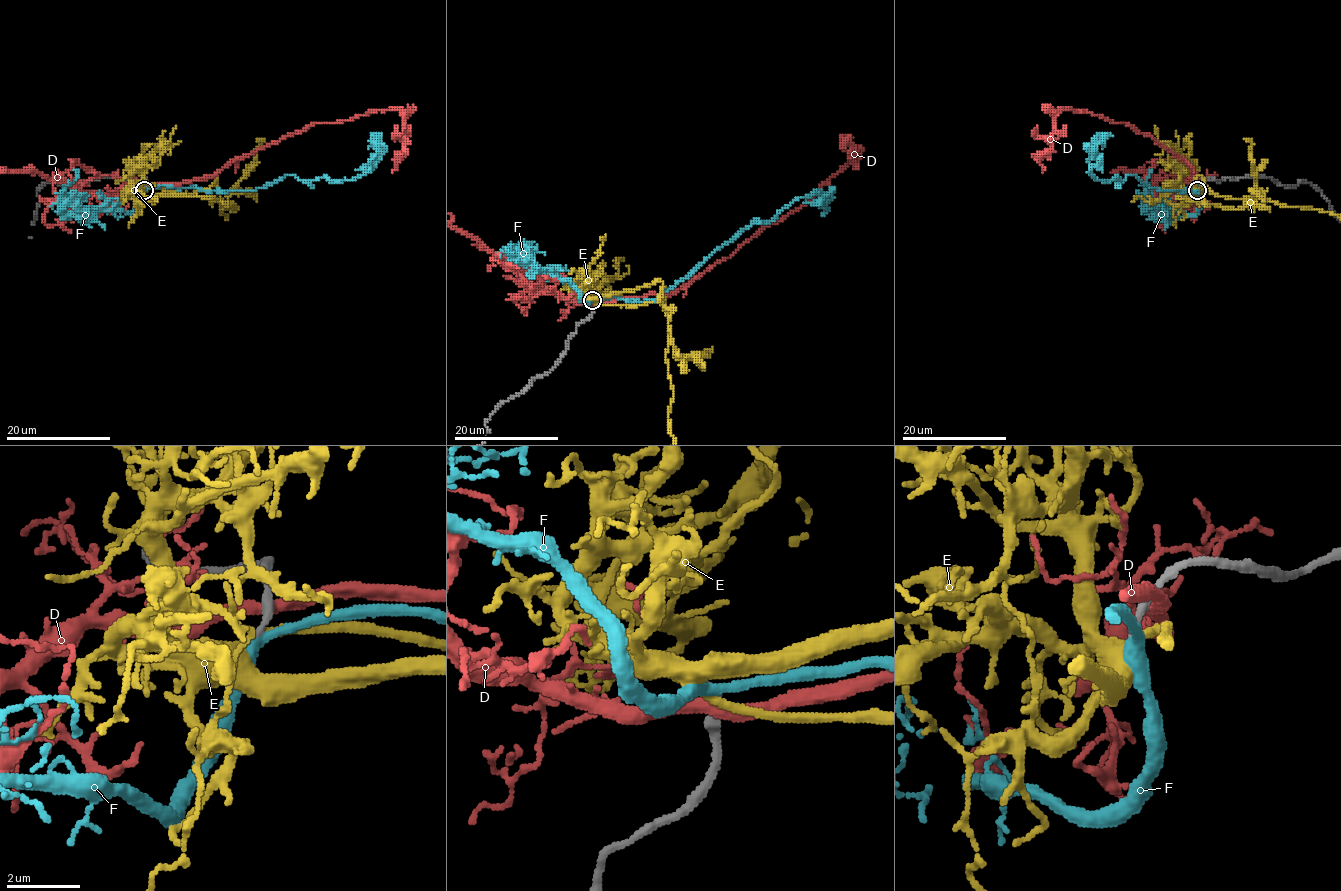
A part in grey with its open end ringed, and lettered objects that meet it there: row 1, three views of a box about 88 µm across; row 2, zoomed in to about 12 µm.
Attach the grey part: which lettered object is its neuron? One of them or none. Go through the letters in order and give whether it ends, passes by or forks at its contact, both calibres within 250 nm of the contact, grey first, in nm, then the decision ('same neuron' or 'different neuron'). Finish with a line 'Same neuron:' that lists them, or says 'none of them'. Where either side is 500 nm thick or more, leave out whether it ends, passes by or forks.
D: it passes by; calibres 280 and 360 nm; different neuron
E: it passes by; calibres 220 and 280 nm; different neuron
F: it passes by; calibres 220 and 360 nm; same neuron
Same neuron: F

